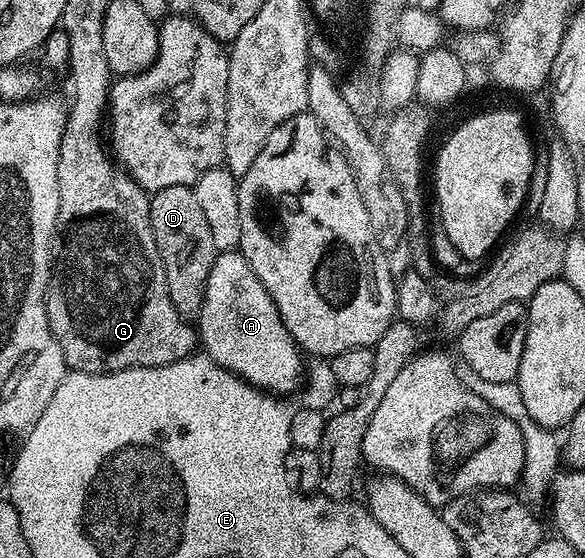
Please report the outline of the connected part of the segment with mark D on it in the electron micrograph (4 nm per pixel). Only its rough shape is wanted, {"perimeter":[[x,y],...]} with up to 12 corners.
{"perimeter":[[187,184],[152,193],[167,294],[200,317],[219,249]]}

